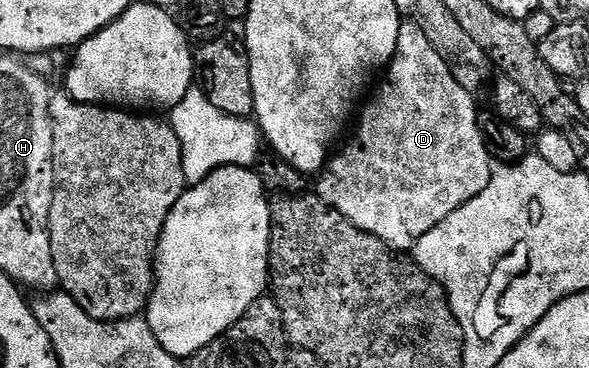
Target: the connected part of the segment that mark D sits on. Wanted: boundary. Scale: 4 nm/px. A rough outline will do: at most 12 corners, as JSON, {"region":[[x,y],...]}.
{"region":[[418,25],[314,191],[412,249],[490,185],[473,92]]}

